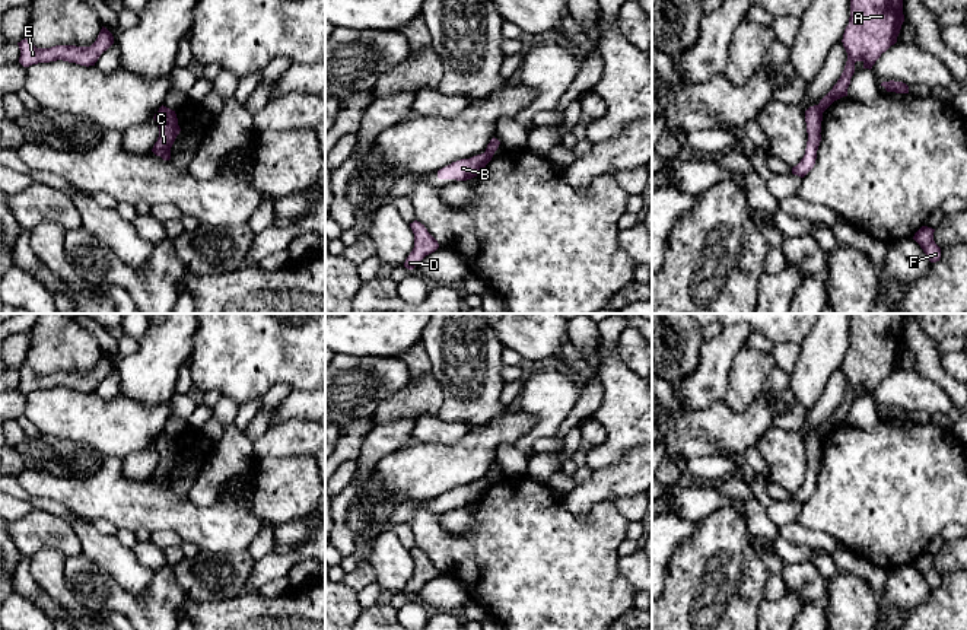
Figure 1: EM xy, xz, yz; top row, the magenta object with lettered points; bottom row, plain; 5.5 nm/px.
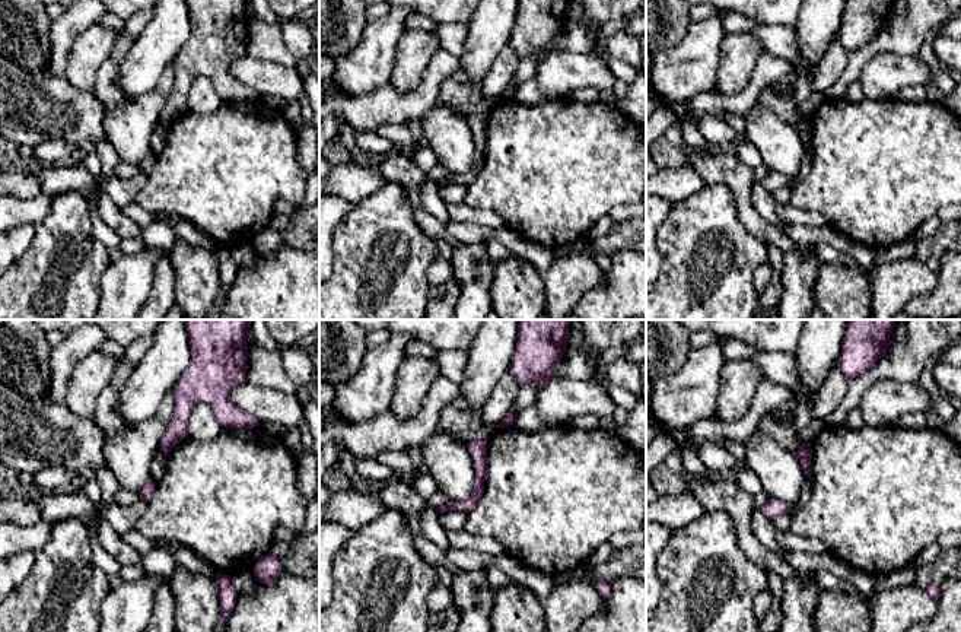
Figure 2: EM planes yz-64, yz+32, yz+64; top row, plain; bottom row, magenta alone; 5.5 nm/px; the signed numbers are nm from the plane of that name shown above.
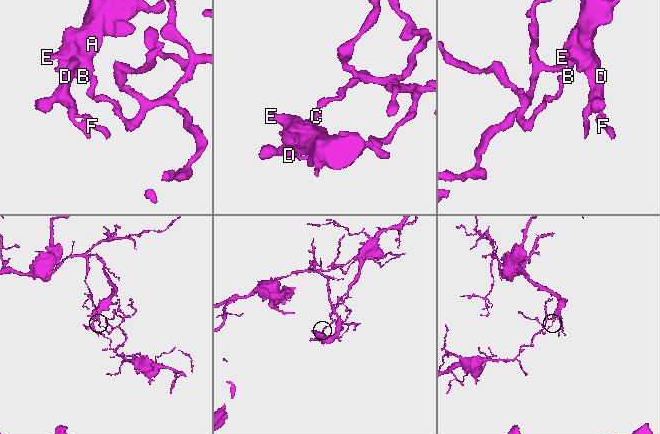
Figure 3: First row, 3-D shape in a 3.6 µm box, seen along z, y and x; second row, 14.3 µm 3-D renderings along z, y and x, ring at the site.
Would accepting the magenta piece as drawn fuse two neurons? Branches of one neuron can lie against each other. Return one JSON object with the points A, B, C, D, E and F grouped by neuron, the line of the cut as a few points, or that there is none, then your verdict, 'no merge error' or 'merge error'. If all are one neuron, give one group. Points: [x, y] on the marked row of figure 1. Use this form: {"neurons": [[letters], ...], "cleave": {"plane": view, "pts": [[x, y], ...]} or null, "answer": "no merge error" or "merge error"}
{"neurons": [["A", "B", "D", "E", "F"], ["C"]], "cleave": {"plane": "yz", "pts": [[816, 105], [821, 113]]}, "answer": "merge error"}

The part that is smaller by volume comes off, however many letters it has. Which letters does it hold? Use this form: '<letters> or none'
A, B, D, E, F

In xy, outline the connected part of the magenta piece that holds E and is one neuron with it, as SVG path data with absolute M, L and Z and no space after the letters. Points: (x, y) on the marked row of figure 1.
M104 26L96 41L90 47L55 45L51 48L36 48L29 39L25 38L18 42L20 50L19 63L23 67L29 67L38 63L63 60L89 67L95 66L101 54L106 51L112 44L114 36Z

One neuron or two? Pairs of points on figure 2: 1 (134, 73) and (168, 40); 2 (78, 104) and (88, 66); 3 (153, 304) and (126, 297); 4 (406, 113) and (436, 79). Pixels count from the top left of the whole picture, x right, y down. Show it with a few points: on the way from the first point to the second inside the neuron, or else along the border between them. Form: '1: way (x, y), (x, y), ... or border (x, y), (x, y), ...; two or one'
1: way (143, 64), (159, 48); one
2: border (63, 76), (75, 88), (92, 89); two
3: border (153, 267), (153, 285), (143, 304); two
4: way (414, 104), (429, 88); one

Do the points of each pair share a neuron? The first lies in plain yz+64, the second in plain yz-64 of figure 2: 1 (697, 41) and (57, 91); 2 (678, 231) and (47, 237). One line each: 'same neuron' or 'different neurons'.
1: different neurons
2: same neuron

